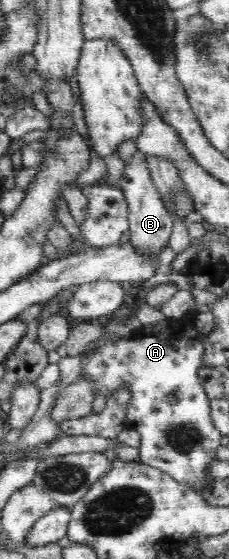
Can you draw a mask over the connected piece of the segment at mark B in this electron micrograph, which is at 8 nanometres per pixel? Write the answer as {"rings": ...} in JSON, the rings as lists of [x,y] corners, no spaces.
{"rings":[[[138,150],[124,166],[123,177],[118,182],[128,204],[128,223],[130,224],[130,242],[134,246],[142,247],[142,250],[161,250],[167,246],[171,229],[173,228],[172,216],[165,208],[161,193],[151,178],[150,167],[148,166],[147,154]]]}

